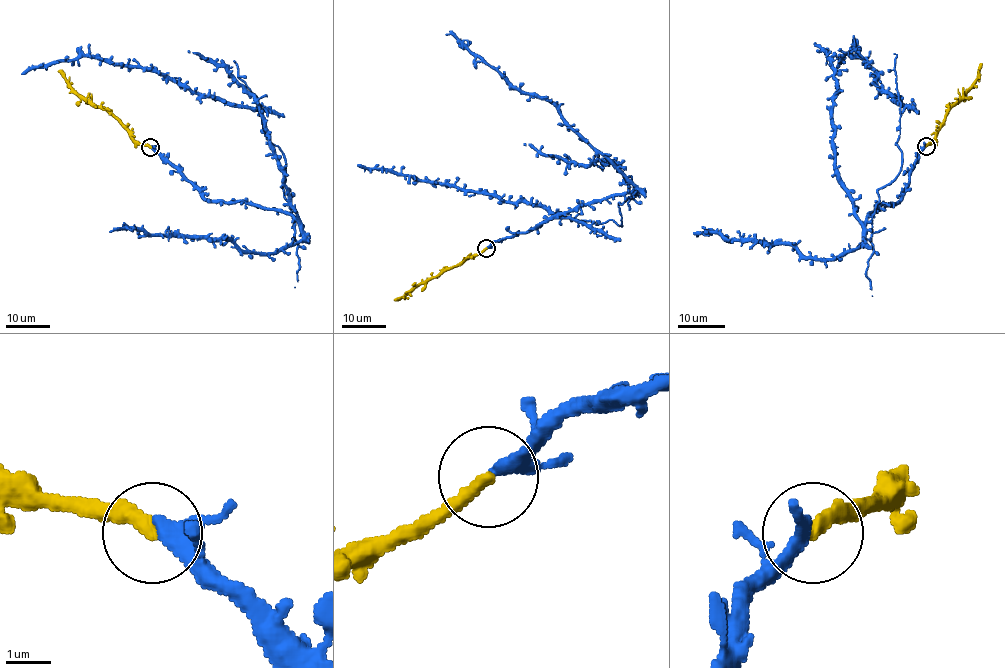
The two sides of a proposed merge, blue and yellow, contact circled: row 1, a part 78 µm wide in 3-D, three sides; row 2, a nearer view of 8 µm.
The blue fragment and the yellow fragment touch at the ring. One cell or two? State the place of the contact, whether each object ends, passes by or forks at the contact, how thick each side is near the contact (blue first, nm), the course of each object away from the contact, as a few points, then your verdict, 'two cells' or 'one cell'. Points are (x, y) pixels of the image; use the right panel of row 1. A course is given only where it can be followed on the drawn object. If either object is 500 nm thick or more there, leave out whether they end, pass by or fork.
at (926, 146); blue passes by; yellow ends there; 280 nm thick on the blue side, 320 nm on the other; blue runs (925, 146), (899, 200), (869, 216), (902, 160), (900, 104), (853, 49), (836, 68); yellow runs (926, 146), (932, 141), (946, 113), (977, 77), (981, 63); one cell

